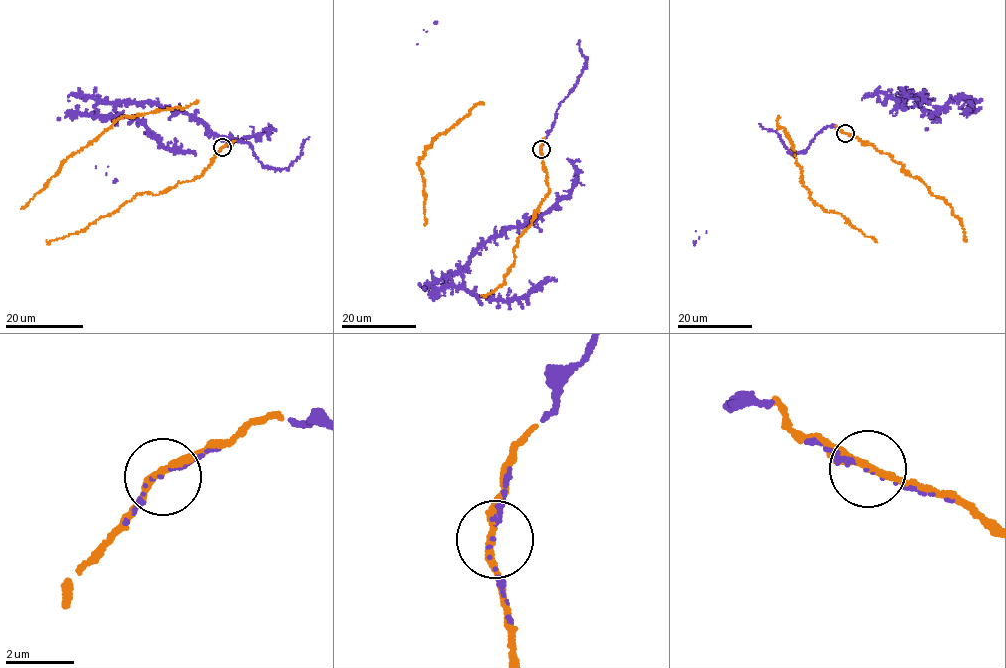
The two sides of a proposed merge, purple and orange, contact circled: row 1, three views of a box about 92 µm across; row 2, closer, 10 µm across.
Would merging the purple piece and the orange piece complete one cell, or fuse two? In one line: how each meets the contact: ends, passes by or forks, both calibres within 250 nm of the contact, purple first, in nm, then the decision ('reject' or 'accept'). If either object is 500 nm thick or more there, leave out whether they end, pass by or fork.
purple ends | orange passes by | 90/220 nm | accept

